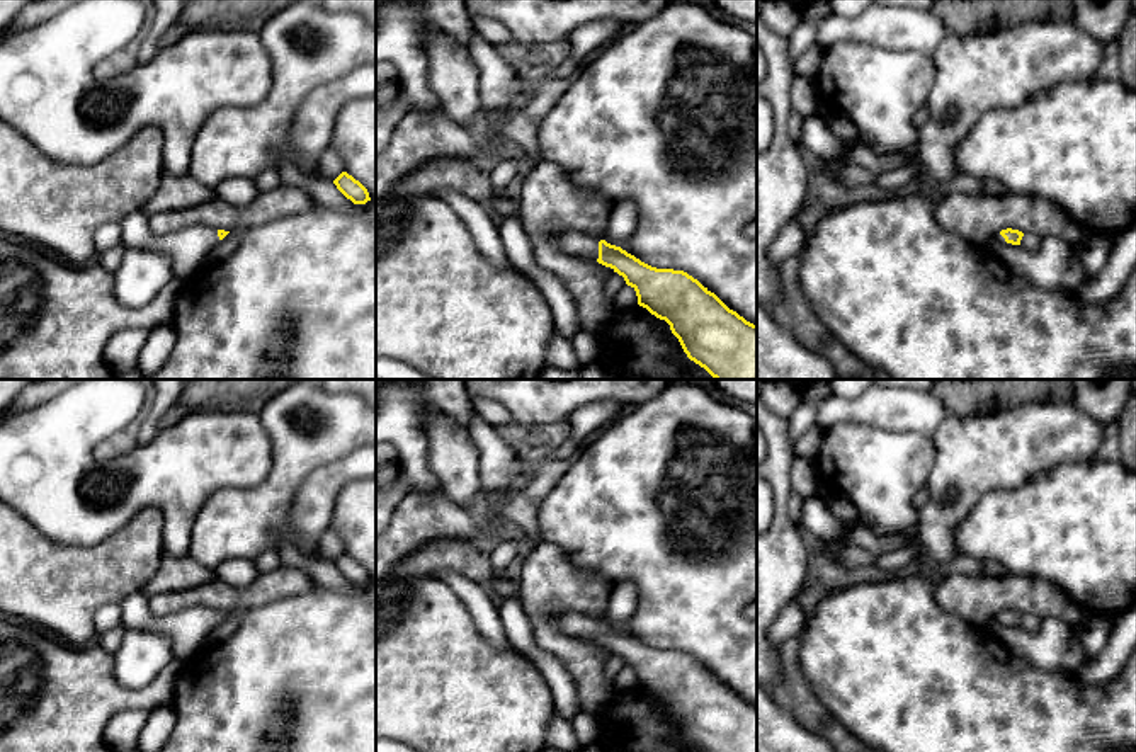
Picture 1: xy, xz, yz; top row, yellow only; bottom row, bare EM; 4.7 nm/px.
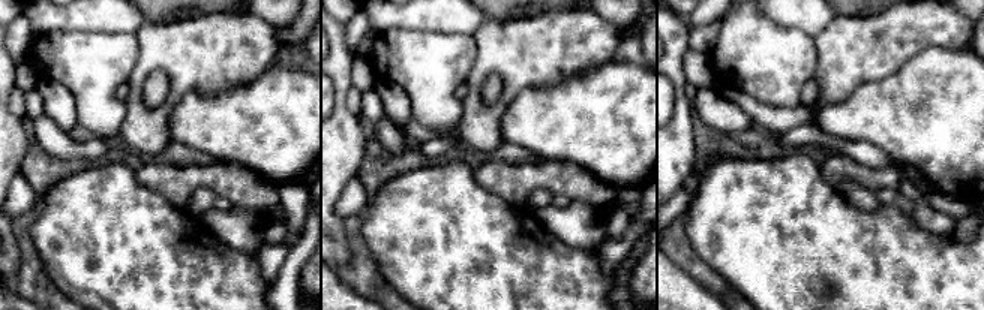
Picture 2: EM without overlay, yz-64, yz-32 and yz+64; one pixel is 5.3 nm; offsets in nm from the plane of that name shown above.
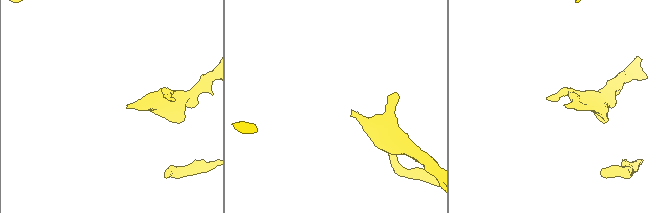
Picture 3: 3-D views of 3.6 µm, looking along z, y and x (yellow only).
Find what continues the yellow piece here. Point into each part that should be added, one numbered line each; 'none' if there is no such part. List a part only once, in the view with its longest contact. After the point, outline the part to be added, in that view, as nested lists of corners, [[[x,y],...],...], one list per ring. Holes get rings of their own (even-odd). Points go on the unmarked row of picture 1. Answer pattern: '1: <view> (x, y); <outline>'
1: xz (577, 625); [[[570,612],[566,616],[561,616],[554,621],[554,624],[566,631],[568,635],[587,638],[587,640],[599,640],[599,619]]]

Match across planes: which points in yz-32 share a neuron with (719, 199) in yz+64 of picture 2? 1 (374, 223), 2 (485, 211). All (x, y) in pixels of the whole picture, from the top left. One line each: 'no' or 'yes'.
1: yes
2: yes

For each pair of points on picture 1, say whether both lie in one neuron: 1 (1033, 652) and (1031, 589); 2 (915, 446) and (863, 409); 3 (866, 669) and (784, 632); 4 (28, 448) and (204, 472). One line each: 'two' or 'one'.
1: two
2: two
3: two
4: one

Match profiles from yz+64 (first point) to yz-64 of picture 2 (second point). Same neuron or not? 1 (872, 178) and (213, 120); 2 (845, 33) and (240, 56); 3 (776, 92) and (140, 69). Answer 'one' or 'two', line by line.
1: two
2: one
3: two

